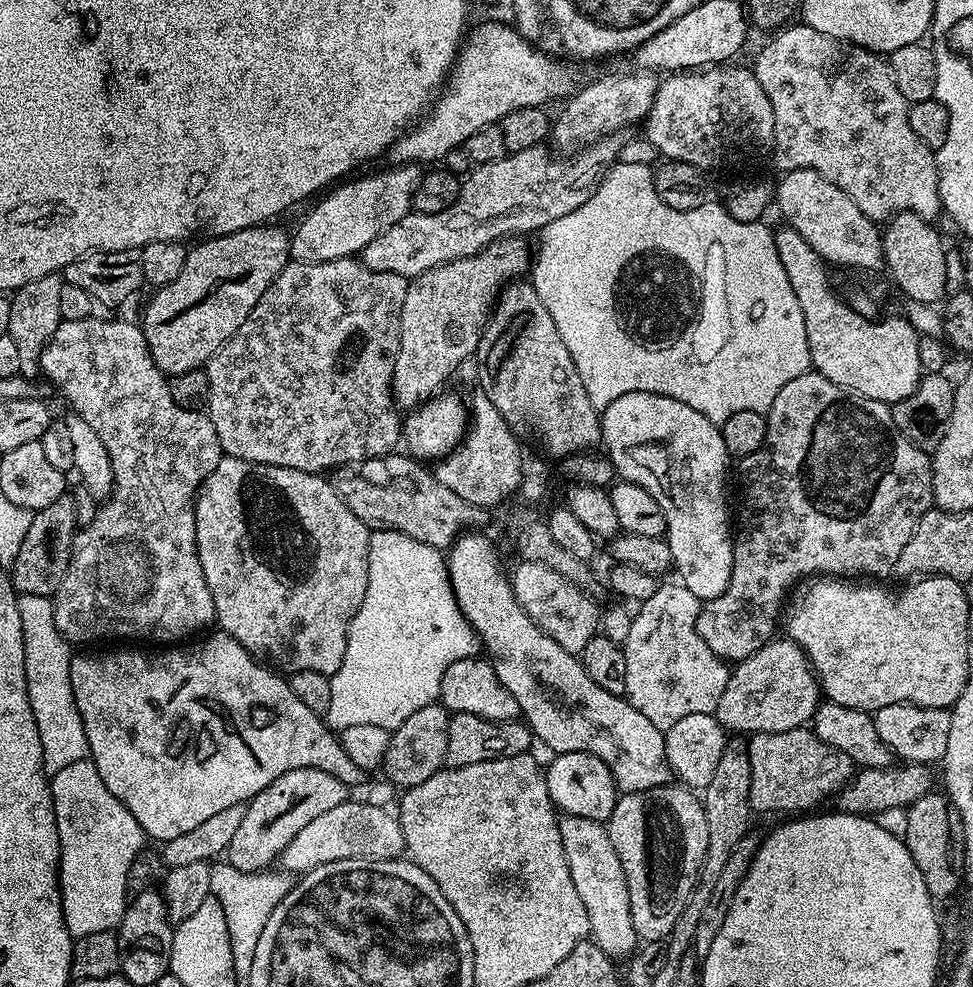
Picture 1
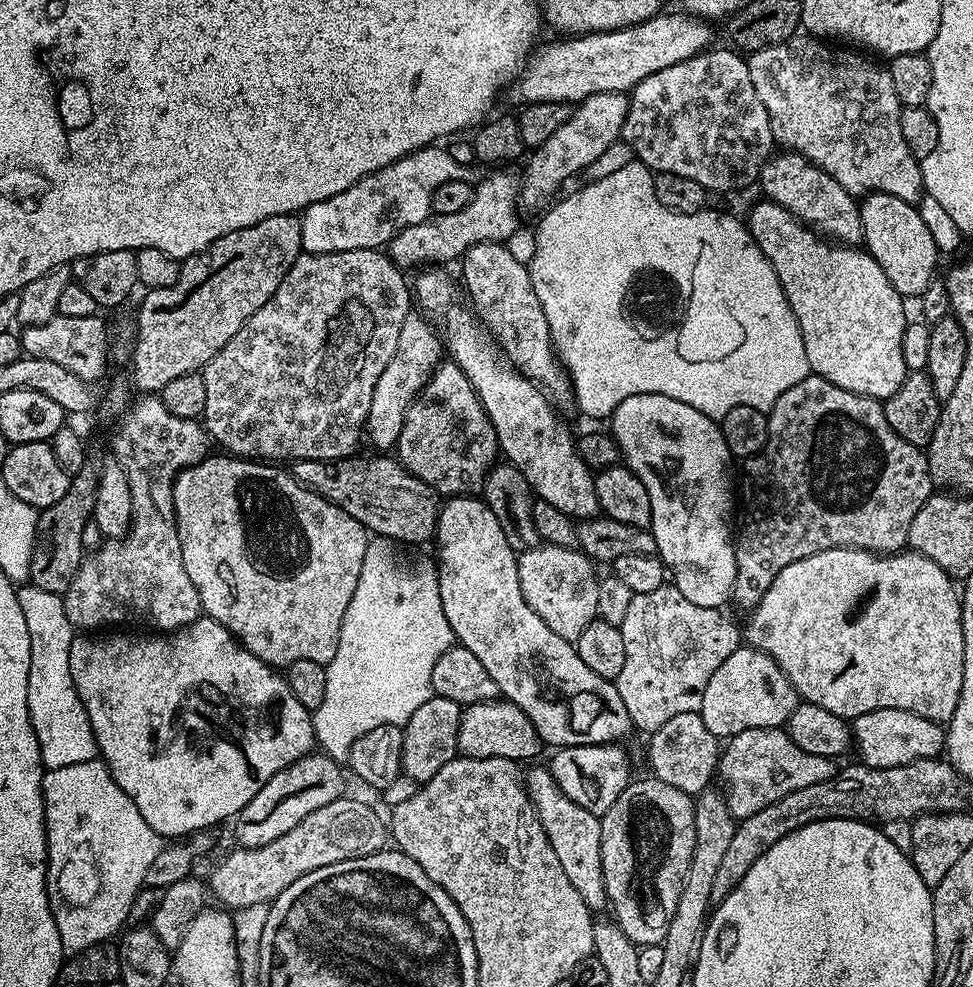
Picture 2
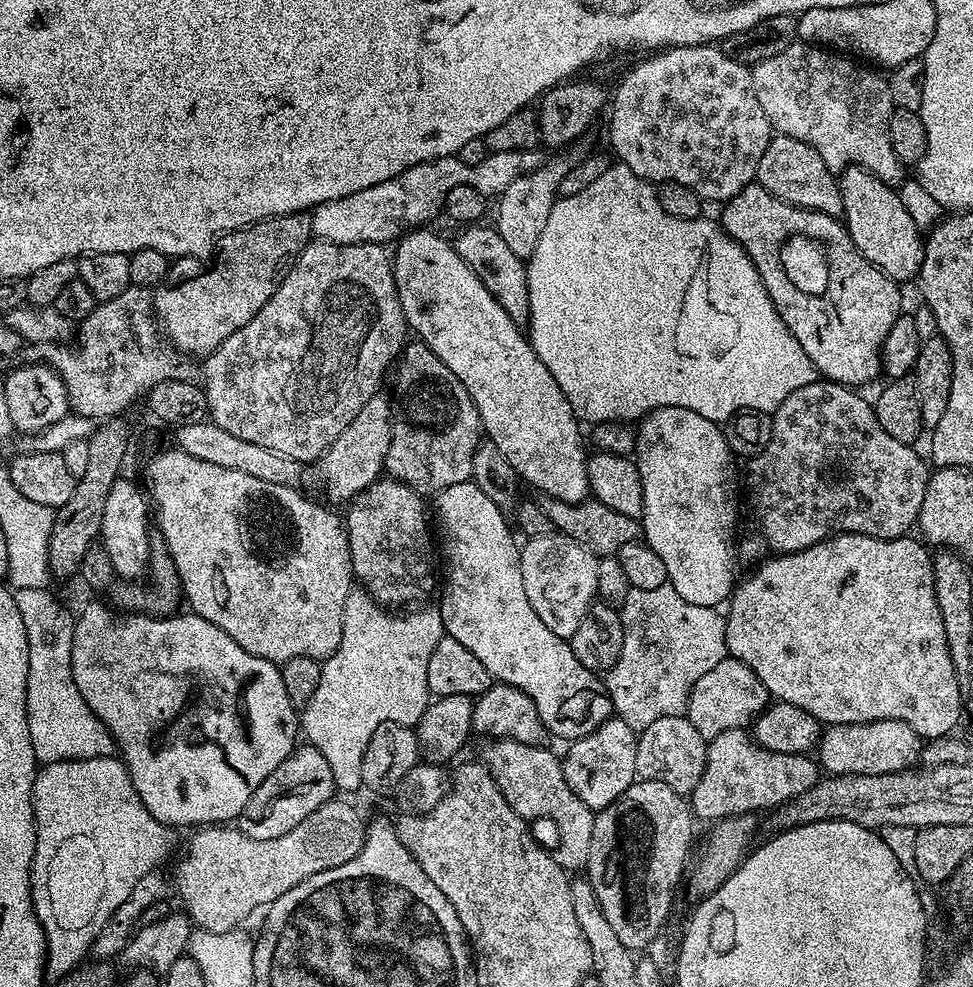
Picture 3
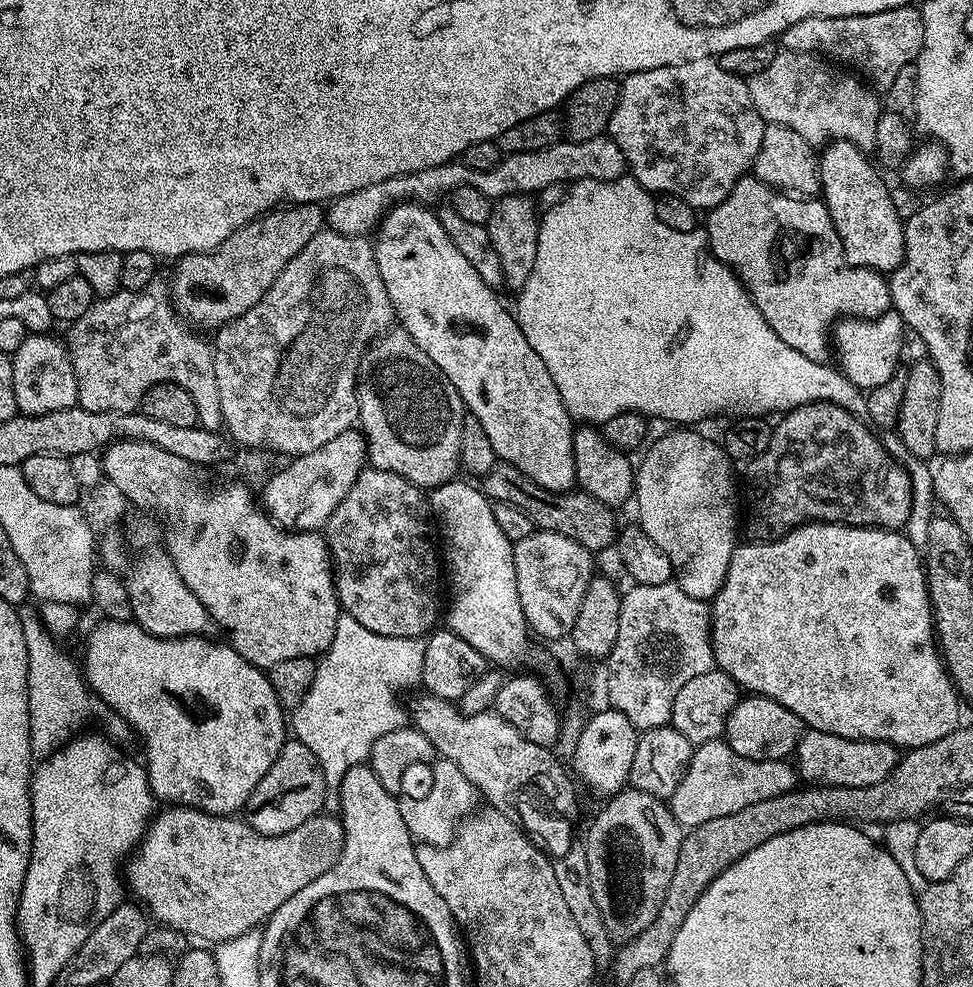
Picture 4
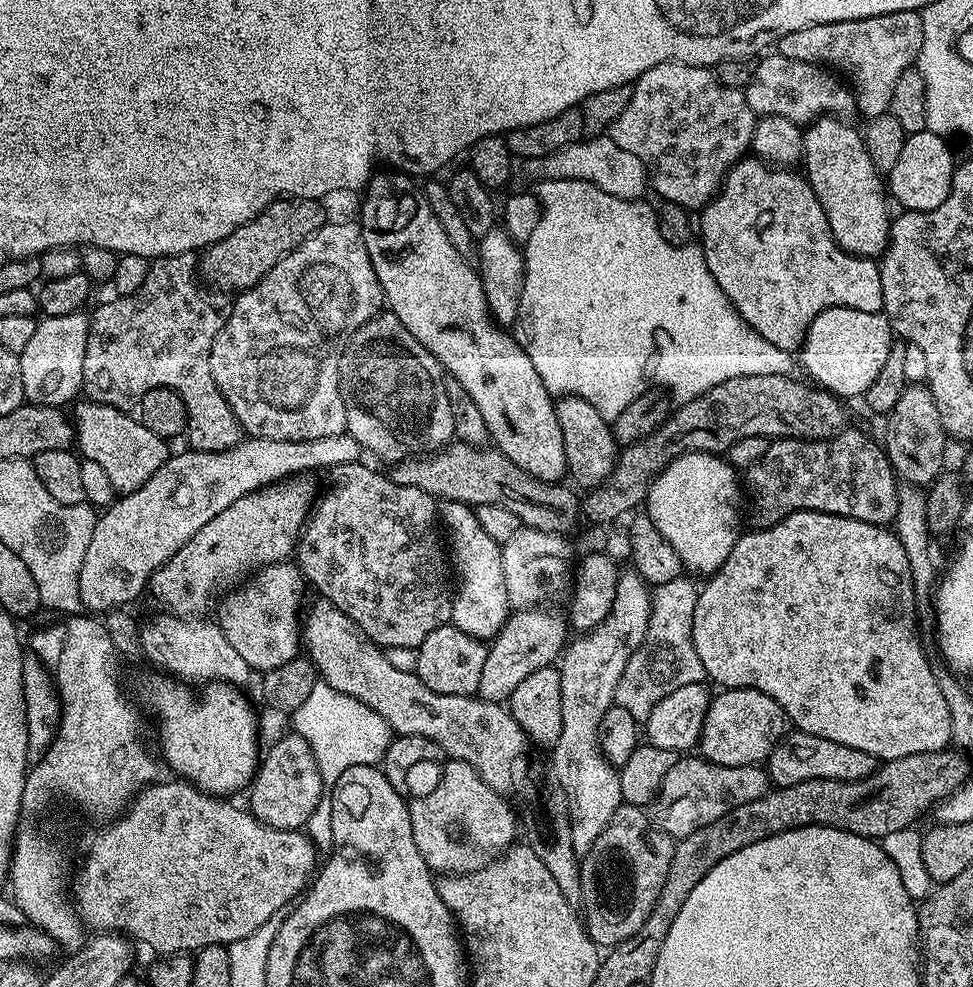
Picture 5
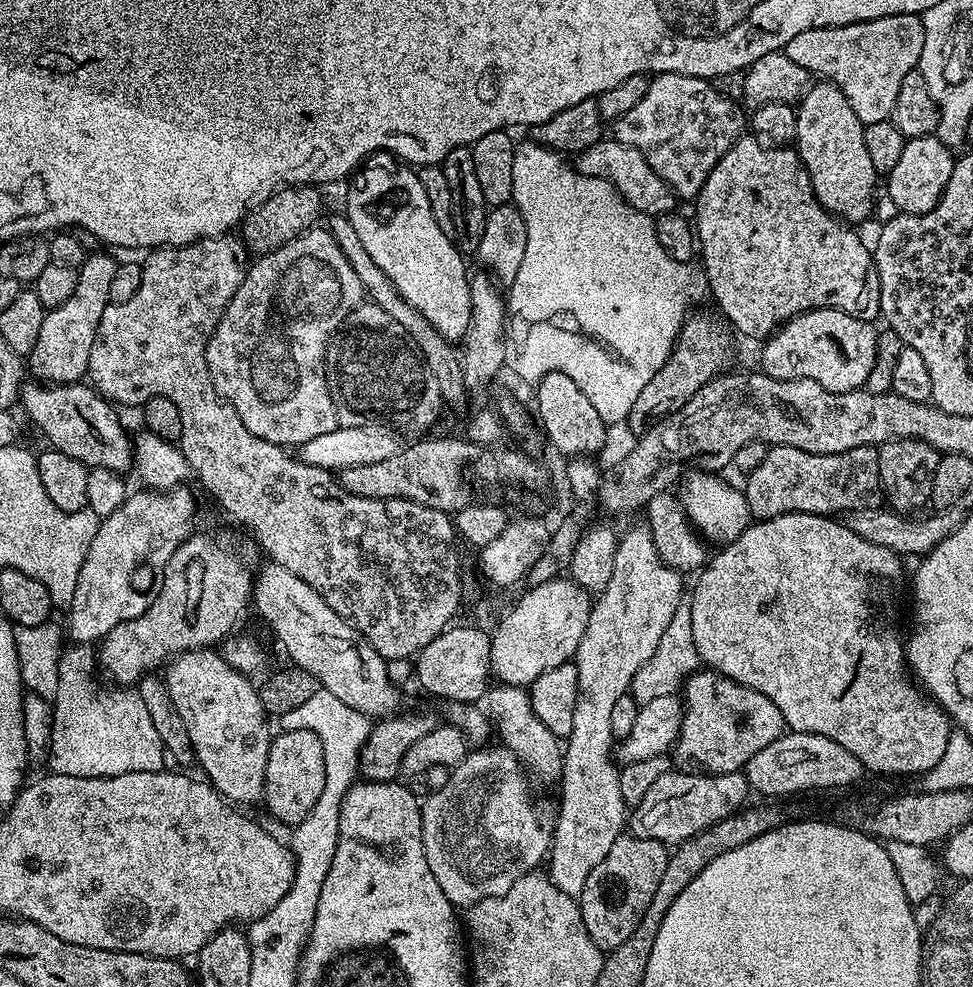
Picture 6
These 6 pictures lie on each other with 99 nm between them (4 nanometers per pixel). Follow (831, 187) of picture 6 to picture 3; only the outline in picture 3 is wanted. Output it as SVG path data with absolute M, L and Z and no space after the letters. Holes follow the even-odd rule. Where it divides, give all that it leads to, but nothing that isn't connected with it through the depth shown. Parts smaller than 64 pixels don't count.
M849 166L839 173L838 183L844 207L842 223L862 258L885 272L891 280L915 281L922 266L925 237L922 232L920 236L920 228L911 210L904 205L903 198L896 193L897 189L882 182L865 168L855 166Z

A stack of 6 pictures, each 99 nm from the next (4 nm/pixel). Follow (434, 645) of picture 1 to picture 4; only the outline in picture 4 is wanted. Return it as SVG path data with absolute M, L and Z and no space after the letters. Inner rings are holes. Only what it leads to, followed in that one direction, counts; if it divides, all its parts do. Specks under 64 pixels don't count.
M342 614L338 618L338 626L334 630L334 642L330 645L327 652L319 657L316 665L316 673L314 674L314 682L310 686L310 690L306 694L306 698L302 698L302 702L297 706L290 716L290 728L294 731L295 739L300 740L314 754L314 758L318 758L318 766L324 775L324 781L328 789L324 795L323 811L328 814L336 814L340 812L340 783L346 774L346 770L350 770L354 766L364 764L368 759L368 755L372 752L374 742L378 742L378 738L382 738L382 734L390 734L390 730L398 730L405 727L406 724L406 708L400 705L400 700L396 695L403 688L412 688L419 685L422 681L422 658L424 657L424 640L419 636L414 638L389 638L382 634L374 634L374 630L366 630L366 626L362 626L362 622L358 622L358 618Z

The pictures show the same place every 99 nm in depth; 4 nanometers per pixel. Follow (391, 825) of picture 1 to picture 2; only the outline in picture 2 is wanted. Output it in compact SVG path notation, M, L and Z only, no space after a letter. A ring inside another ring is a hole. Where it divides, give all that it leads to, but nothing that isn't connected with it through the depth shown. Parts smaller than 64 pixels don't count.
M341 798L322 806L322 810L314 810L294 826L294 830L286 830L282 838L274 842L266 842L261 848L233 847L233 852L224 861L213 867L210 877L210 892L216 895L215 903L228 910L254 906L255 904L268 904L276 899L286 886L298 882L302 874L310 874L310 870L318 870L322 866L334 866L334 862L346 862L354 858L366 858L370 854L381 851L385 847L386 824L380 821L380 816L368 804L360 800Z

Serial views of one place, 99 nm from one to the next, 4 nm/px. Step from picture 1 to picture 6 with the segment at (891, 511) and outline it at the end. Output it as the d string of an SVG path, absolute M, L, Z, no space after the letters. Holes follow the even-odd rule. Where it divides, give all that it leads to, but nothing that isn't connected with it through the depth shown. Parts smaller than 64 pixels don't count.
M781 444L769 447L766 458L762 458L758 470L747 473L745 484L742 484L742 491L746 498L747 505L750 506L753 517L756 520L769 520L775 516L782 514L790 514L791 512L809 512L815 516L832 516L840 514L836 512L844 512L843 514L851 514L862 510L863 508L875 508L881 503L882 489L880 487L880 453L875 447L867 448L866 446L858 446L854 450L846 450L842 454L810 454L806 450L798 450L794 446L782 446Z

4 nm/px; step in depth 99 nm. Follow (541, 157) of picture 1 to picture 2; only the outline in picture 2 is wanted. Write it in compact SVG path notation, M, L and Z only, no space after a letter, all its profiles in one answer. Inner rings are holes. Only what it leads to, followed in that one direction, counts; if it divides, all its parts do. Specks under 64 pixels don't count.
M496 170L479 185L475 185L470 206L458 214L431 215L418 226L406 226L386 246L386 255L401 270L419 269L421 266L444 266L447 260L459 261L466 250L482 242L511 241L516 232L516 208L520 199L520 184L508 170Z

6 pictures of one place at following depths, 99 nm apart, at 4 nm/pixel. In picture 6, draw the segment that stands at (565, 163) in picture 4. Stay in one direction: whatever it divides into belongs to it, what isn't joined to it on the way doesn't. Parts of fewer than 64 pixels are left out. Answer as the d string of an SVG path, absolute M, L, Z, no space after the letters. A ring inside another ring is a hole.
M601 138L598 142L594 142L594 146L578 153L574 160L574 167L583 176L610 182L620 193L621 198L628 201L643 215L655 218L677 207L678 200L671 186L653 170L650 162L646 162L646 158L642 158L638 150L626 146L621 140Z

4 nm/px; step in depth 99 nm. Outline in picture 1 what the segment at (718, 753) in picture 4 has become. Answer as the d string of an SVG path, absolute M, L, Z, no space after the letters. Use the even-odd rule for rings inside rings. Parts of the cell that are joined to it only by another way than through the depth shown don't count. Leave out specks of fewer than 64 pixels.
M805 726L795 728L794 730L786 730L785 732L757 732L747 741L748 757L750 758L750 796L748 803L752 805L757 813L759 812L788 812L784 814L796 814L801 810L812 810L815 804L820 804L824 799L831 797L840 791L854 775L854 765L852 759L846 754L842 754L842 750L834 750L834 746L826 746L826 742L822 742L822 738L818 738L811 727Z

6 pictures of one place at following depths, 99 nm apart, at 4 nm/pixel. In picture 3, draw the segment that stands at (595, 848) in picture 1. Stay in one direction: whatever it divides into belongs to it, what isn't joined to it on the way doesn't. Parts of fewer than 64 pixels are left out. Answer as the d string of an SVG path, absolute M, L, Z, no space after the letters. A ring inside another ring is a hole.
M492 740L485 744L488 745L484 748L482 763L494 778L494 782L506 798L506 802L510 802L510 806L522 818L545 816L546 819L552 820L553 826L556 827L557 844L556 848L554 847L556 860L569 874L575 873L575 868L583 869L587 865L590 854L590 838L594 834L596 812L590 806L586 806L586 802L582 802L582 798L578 798L578 794L574 794L574 790L570 790L561 757L555 756L551 747L522 746L522 742L513 740Z

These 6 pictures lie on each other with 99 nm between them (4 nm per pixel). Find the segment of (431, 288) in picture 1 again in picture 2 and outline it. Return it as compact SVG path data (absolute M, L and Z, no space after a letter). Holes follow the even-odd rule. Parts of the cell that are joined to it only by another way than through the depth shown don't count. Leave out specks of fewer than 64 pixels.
M416 314L408 315L406 322L402 322L402 334L398 334L398 347L394 349L394 358L390 358L386 370L382 370L382 378L378 378L378 386L374 386L374 398L370 400L366 440L367 443L369 440L376 450L395 449L402 434L402 422L408 413L408 407L428 385L429 378L442 363L440 352L442 356L441 333L427 319Z

